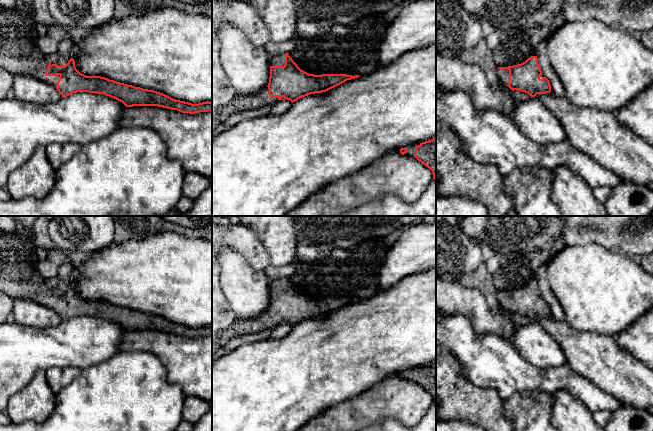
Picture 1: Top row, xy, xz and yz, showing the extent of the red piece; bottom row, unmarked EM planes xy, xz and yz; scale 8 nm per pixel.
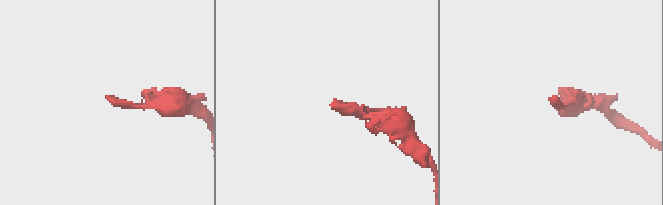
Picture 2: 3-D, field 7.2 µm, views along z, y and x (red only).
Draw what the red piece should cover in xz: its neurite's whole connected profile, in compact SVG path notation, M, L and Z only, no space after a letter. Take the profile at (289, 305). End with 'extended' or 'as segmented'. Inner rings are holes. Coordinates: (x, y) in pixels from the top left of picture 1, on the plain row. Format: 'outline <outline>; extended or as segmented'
outline M281 277L270 281L270 301L268 310L252 319L239 319L224 331L216 340L221 345L220 352L216 355L218 357L222 354L222 348L232 339L245 334L254 334L267 329L274 329L277 325L282 323L290 324L292 327L298 323L308 320L310 318L326 316L347 304L360 301L359 299L352 300L347 298L322 298L314 299L301 294L293 285L288 277Z; extended

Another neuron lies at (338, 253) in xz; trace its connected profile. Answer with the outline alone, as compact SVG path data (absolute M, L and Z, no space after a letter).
M336 249L331 251L330 257L334 259L347 259L351 255L351 252L348 252L347 250L344 249Z

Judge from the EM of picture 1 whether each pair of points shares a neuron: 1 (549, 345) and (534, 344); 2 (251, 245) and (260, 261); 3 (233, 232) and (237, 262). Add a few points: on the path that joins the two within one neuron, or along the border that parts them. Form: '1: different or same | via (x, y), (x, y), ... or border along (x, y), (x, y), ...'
1: same | via (545, 345), (538, 345)
2: same | via (252, 249), (258, 257)
3: different | border along (222, 248), (229, 247), (235, 249), (251, 266)

